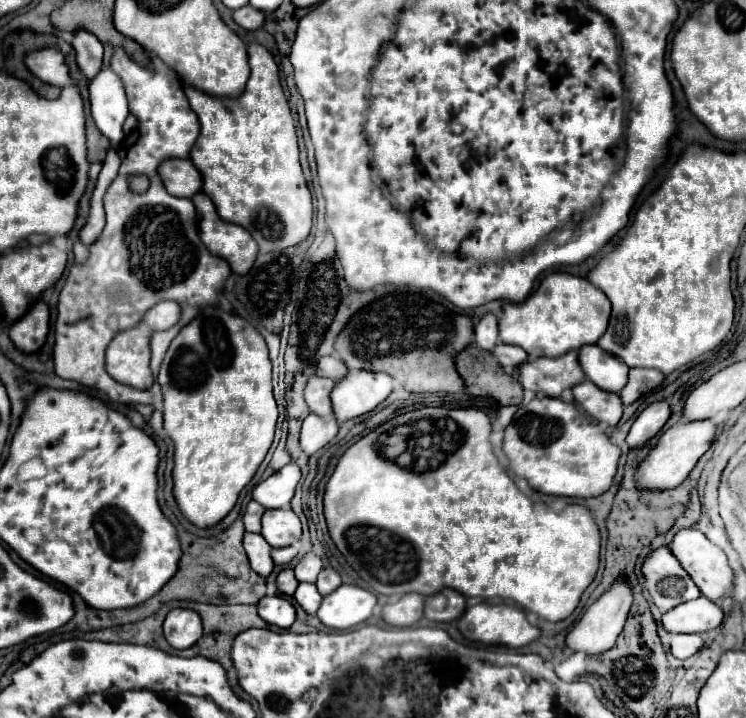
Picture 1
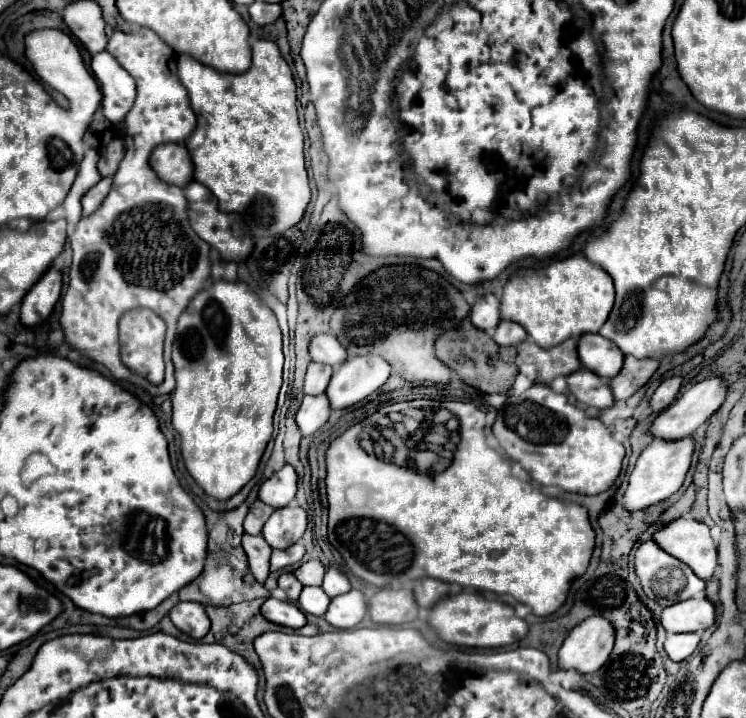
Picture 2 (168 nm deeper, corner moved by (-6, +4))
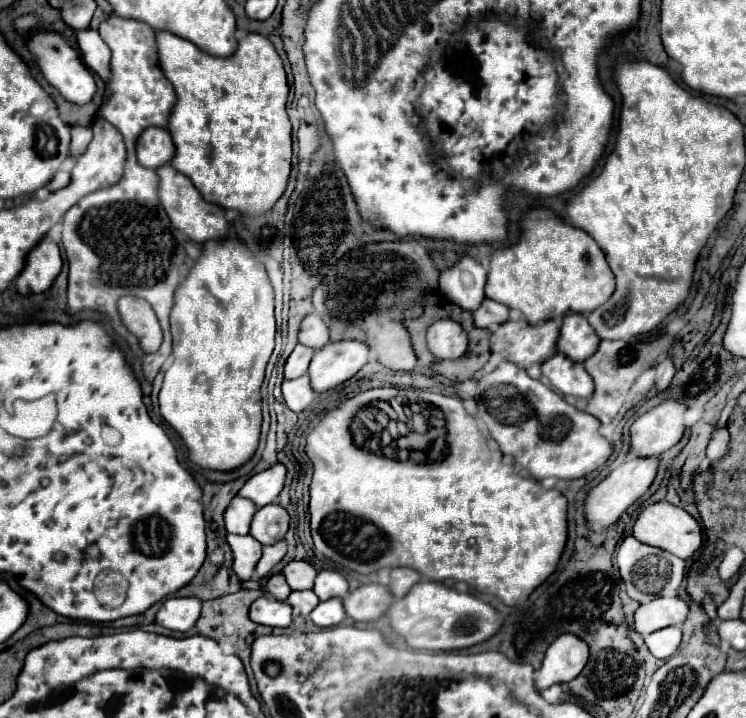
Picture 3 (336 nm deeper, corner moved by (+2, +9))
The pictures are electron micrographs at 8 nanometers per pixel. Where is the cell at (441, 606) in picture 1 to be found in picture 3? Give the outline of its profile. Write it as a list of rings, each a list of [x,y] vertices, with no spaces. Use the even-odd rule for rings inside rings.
[[[392,568],[392,580],[388,584],[388,590],[392,592],[394,598],[402,598],[404,594],[408,594],[408,590],[420,582],[420,574],[416,574],[416,570],[412,568]]]

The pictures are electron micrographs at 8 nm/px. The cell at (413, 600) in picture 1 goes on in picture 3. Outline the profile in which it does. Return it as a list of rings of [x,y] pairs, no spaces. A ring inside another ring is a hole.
[[[364,584],[350,592],[342,604],[346,616],[354,618],[356,622],[370,622],[384,616],[384,610],[392,604],[392,594],[388,594],[386,586],[380,584]]]

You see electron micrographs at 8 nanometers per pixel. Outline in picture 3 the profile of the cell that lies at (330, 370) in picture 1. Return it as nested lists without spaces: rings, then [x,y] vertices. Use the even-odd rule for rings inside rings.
[[[308,314],[302,324],[300,324],[300,332],[298,332],[298,340],[304,346],[310,348],[320,348],[324,346],[324,342],[328,342],[328,326],[324,324],[324,320],[316,314]]]

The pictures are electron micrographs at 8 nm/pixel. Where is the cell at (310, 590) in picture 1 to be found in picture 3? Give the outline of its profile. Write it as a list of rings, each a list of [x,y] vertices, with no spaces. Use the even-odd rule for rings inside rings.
[[[300,590],[300,592],[292,592],[288,596],[288,604],[300,614],[300,616],[308,616],[316,606],[318,606],[318,598],[312,590]]]

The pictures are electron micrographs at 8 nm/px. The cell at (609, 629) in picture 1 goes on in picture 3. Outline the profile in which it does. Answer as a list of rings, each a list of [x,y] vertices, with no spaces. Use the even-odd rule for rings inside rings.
[[[572,634],[556,638],[544,656],[542,668],[534,672],[534,684],[538,692],[548,690],[552,684],[564,684],[574,680],[588,662],[588,646]]]

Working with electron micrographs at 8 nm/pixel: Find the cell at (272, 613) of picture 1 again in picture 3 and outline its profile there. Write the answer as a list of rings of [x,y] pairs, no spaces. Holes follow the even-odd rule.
[[[262,596],[250,606],[250,620],[264,626],[288,628],[292,622],[292,606],[270,596]]]

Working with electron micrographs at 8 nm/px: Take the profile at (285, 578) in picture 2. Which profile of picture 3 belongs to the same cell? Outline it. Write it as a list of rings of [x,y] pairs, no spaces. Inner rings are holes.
[[[272,574],[272,576],[268,578],[266,592],[268,592],[270,596],[274,596],[276,600],[286,600],[286,598],[288,598],[288,594],[290,594],[292,590],[290,590],[290,586],[286,584],[284,574]]]

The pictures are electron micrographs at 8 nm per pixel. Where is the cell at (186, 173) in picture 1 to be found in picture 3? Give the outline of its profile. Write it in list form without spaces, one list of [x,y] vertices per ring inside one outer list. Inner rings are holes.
[[[156,126],[146,128],[136,140],[136,154],[138,154],[138,162],[144,168],[156,170],[168,164],[174,154],[174,146],[168,130]]]

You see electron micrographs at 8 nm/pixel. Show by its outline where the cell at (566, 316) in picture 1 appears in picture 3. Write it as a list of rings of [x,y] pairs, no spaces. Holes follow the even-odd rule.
[[[532,208],[520,218],[520,238],[516,244],[494,250],[488,266],[486,280],[486,296],[502,302],[510,308],[518,308],[528,322],[546,322],[548,318],[560,318],[568,310],[576,310],[580,314],[588,314],[602,306],[614,292],[614,278],[608,270],[608,262],[600,250],[600,246],[592,240],[590,234],[576,226],[568,226],[564,218],[548,208]]]

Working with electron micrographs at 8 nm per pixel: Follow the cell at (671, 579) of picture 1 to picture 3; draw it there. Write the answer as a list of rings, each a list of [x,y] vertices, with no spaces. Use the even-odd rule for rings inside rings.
[[[626,536],[622,540],[622,544],[618,546],[616,564],[618,564],[620,576],[626,584],[626,594],[636,602],[642,602],[642,598],[674,596],[678,592],[682,580],[684,580],[684,574],[686,574],[686,562],[684,560],[680,560],[678,556],[674,556],[662,548],[642,544],[634,536]]]

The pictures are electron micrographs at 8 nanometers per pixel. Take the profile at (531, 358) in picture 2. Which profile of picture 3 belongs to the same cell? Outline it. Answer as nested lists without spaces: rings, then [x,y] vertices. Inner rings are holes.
[[[512,312],[510,320],[506,320],[504,324],[500,324],[490,338],[490,354],[492,360],[508,360],[514,362],[520,368],[528,368],[530,364],[542,364],[546,358],[550,358],[556,352],[556,338],[558,338],[558,330],[560,324],[558,320],[548,320],[542,324],[528,324],[526,318],[522,318],[518,312]]]

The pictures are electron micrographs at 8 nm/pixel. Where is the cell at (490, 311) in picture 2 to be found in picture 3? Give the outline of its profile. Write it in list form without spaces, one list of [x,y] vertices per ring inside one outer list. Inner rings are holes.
[[[464,254],[452,268],[440,274],[440,292],[450,302],[458,304],[464,310],[474,312],[476,306],[484,300],[484,284],[486,284],[486,268]]]

